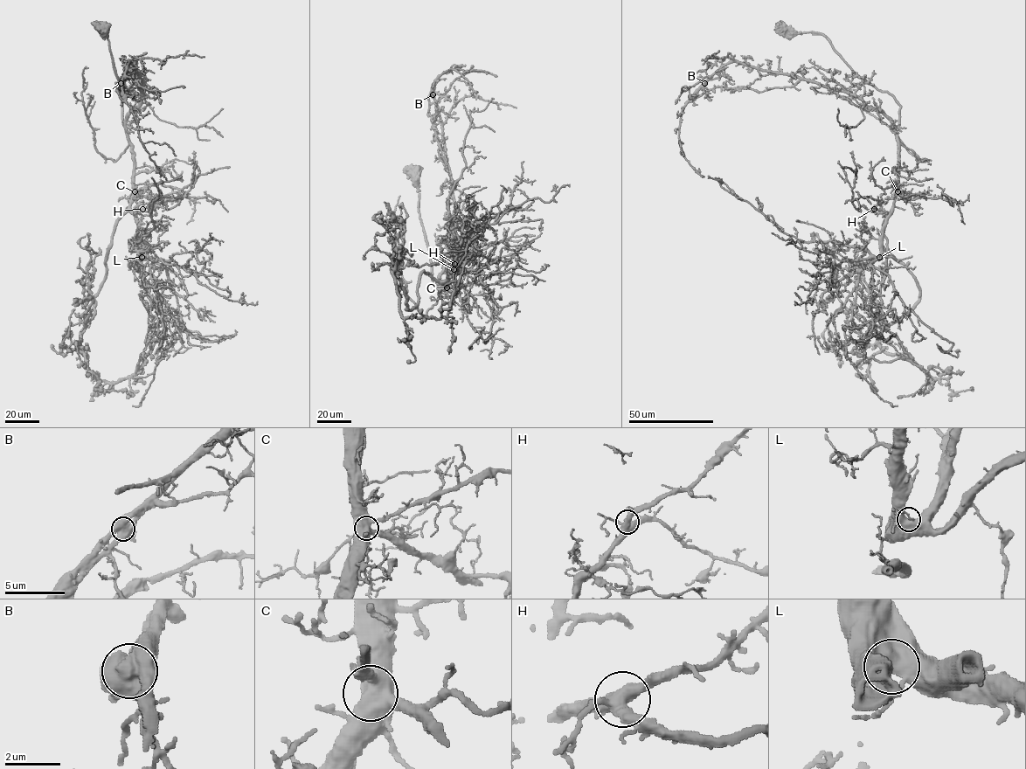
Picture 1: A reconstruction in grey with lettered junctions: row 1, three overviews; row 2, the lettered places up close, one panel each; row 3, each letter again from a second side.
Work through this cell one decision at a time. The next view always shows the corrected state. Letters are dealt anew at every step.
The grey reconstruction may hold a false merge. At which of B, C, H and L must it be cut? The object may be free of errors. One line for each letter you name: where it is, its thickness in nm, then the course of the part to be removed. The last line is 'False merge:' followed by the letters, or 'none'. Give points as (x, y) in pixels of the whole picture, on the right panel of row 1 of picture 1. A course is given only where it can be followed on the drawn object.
B: (704, 83) | 750 nm | (704, 83), (689, 100), (717, 87), (751, 88)
False merge: B

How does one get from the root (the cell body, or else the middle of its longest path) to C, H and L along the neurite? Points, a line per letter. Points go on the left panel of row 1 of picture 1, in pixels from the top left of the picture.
C: (102, 29), (107, 32), (113, 67), (118, 78), (122, 125), (133, 154), (135, 191)
H: (102, 29), (107, 32), (118, 78), (122, 125), (133, 154), (130, 209), (134, 212), (142, 209)
L: (102, 29), (107, 32), (118, 78), (122, 125), (133, 154), (130, 210), (137, 224), (142, 257)

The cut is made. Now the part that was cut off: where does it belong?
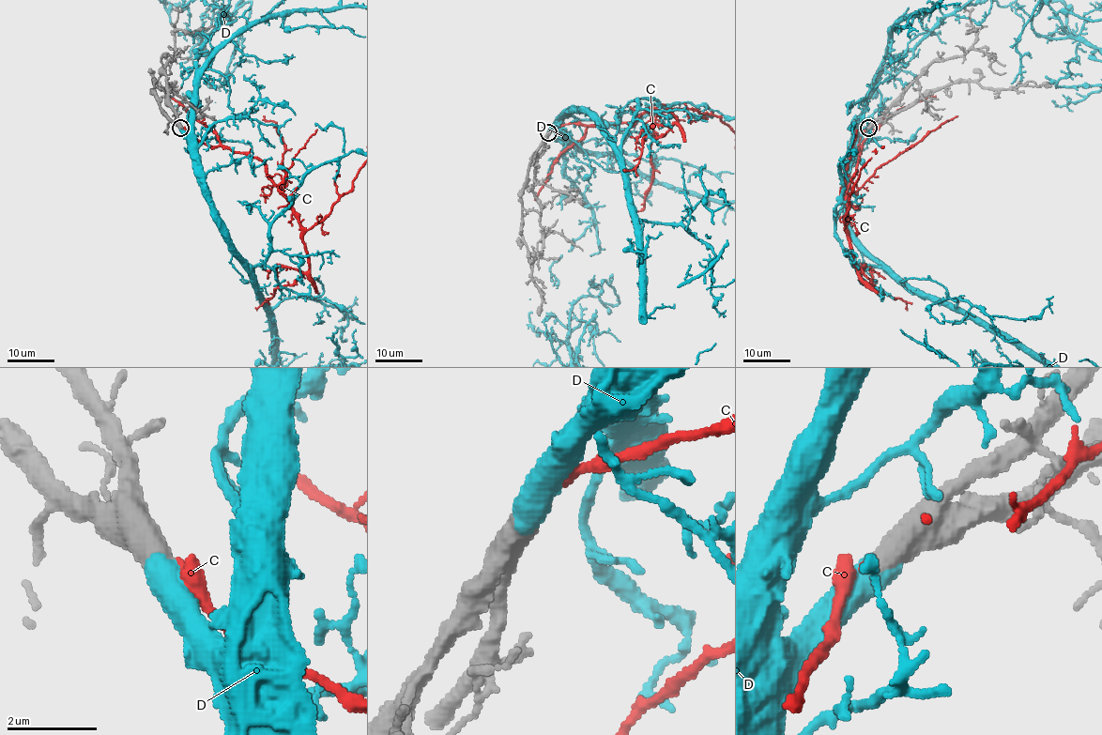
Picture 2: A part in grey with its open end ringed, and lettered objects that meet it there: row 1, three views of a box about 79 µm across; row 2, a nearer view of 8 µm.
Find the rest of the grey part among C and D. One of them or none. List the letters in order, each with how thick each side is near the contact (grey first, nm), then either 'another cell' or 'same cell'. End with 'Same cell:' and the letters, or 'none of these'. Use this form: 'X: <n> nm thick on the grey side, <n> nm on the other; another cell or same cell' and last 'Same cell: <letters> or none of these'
C: 480 nm thick on the grey side, 280 nm on the other; another cell
D: 600 nm thick on the grey side, 600 nm on the other; same cell
Same cell: D

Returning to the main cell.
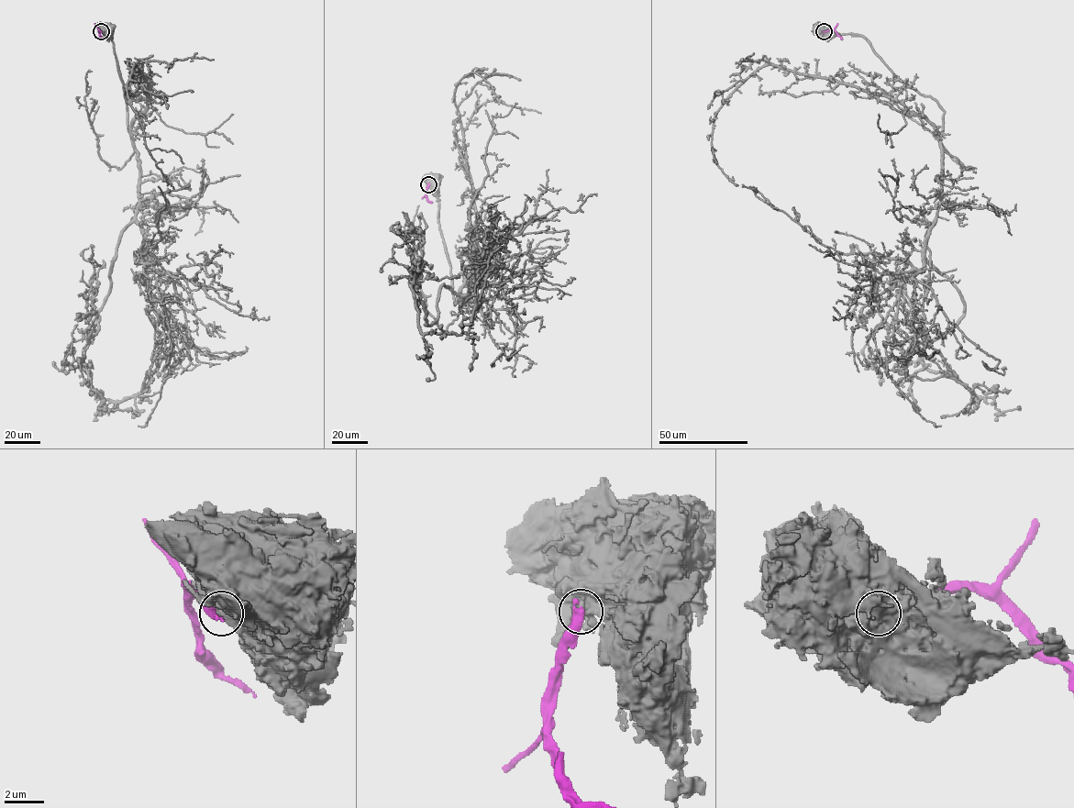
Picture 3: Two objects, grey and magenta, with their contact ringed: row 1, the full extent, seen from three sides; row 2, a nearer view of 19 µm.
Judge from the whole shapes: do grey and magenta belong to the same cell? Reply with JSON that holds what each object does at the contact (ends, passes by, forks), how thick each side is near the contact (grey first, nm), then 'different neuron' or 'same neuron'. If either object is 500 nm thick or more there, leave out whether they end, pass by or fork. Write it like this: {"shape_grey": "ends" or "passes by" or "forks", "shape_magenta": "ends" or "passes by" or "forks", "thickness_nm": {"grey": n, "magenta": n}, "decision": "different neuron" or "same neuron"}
{"thickness_nm": {"grey": 550, "magenta": 550}, "decision": "different neuron"}

